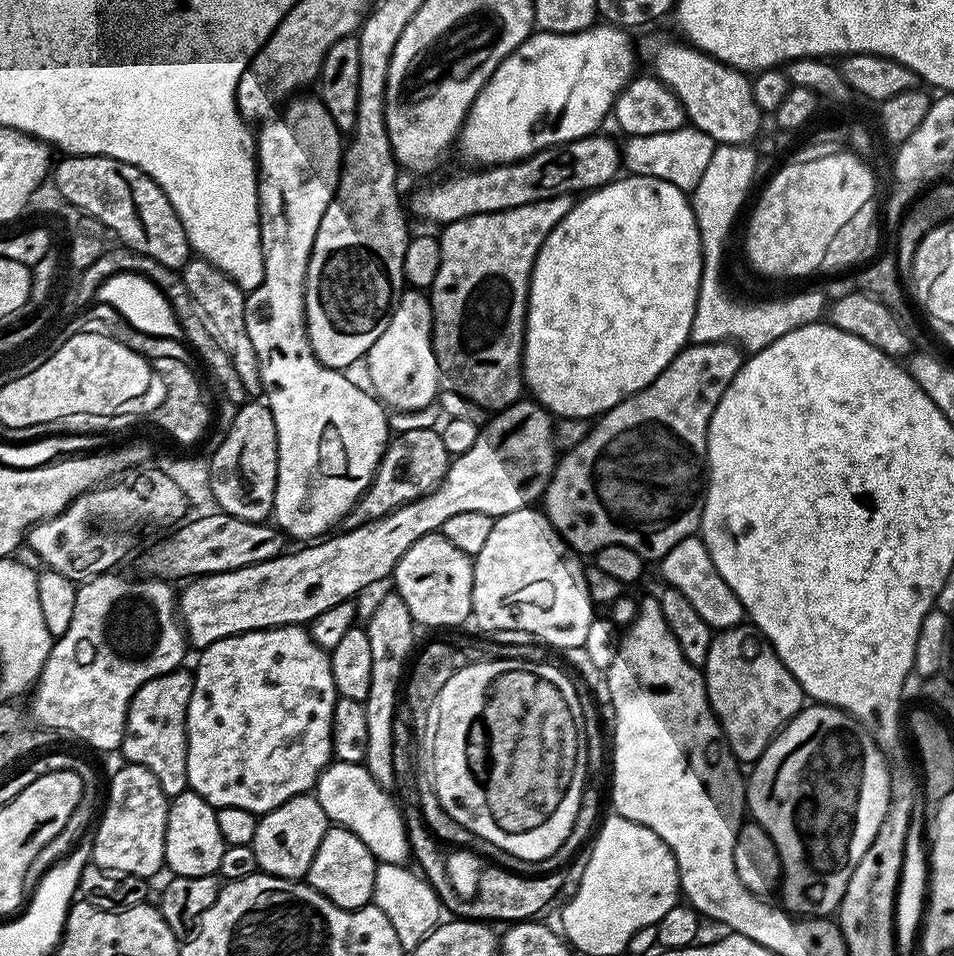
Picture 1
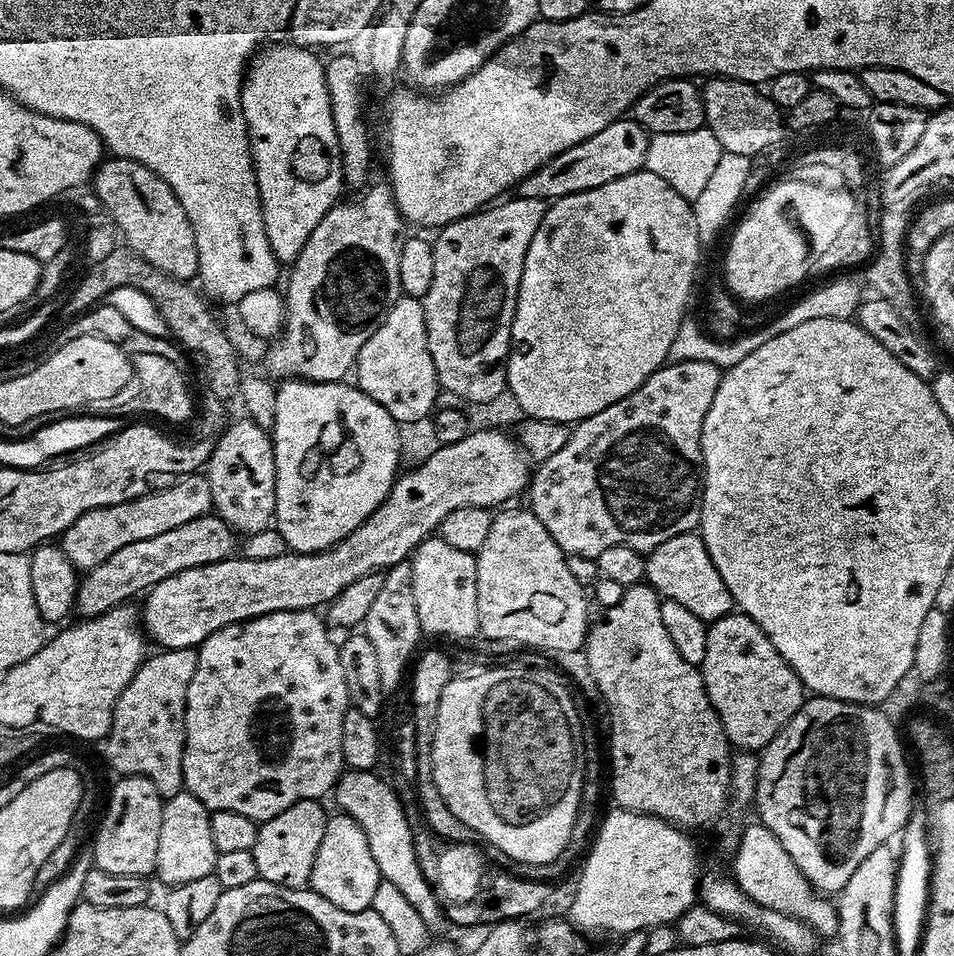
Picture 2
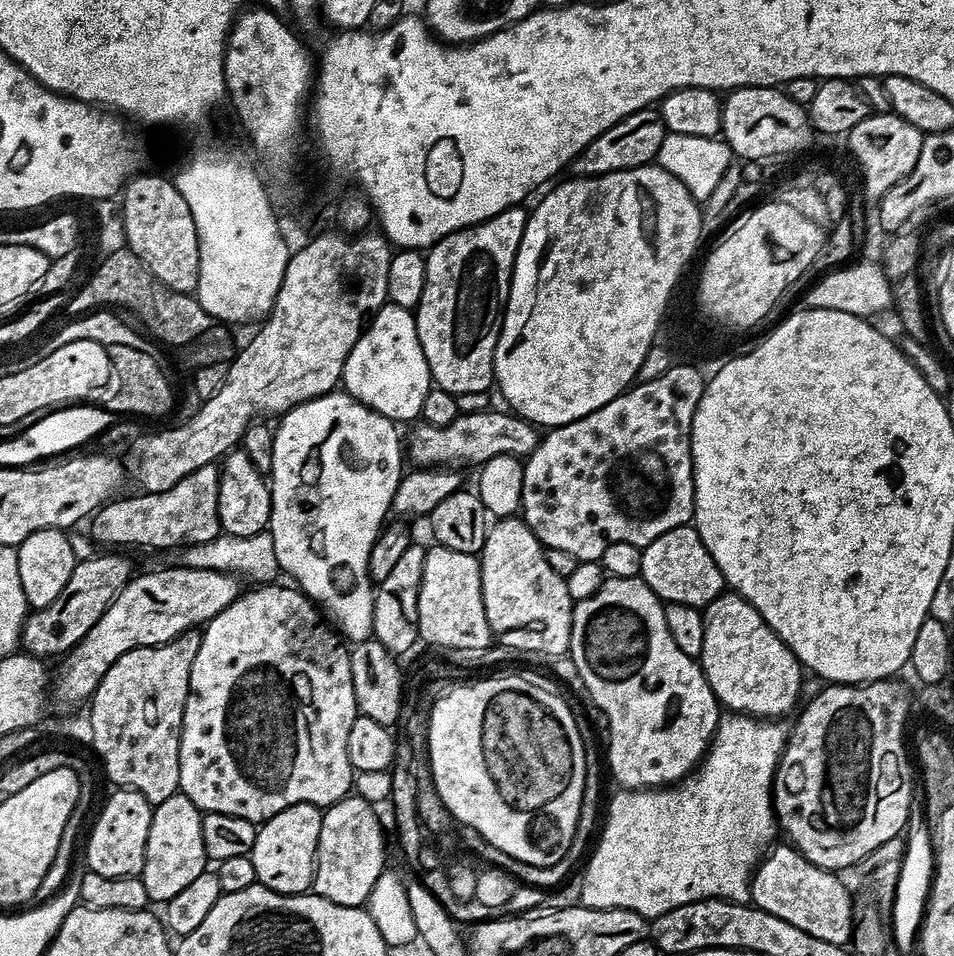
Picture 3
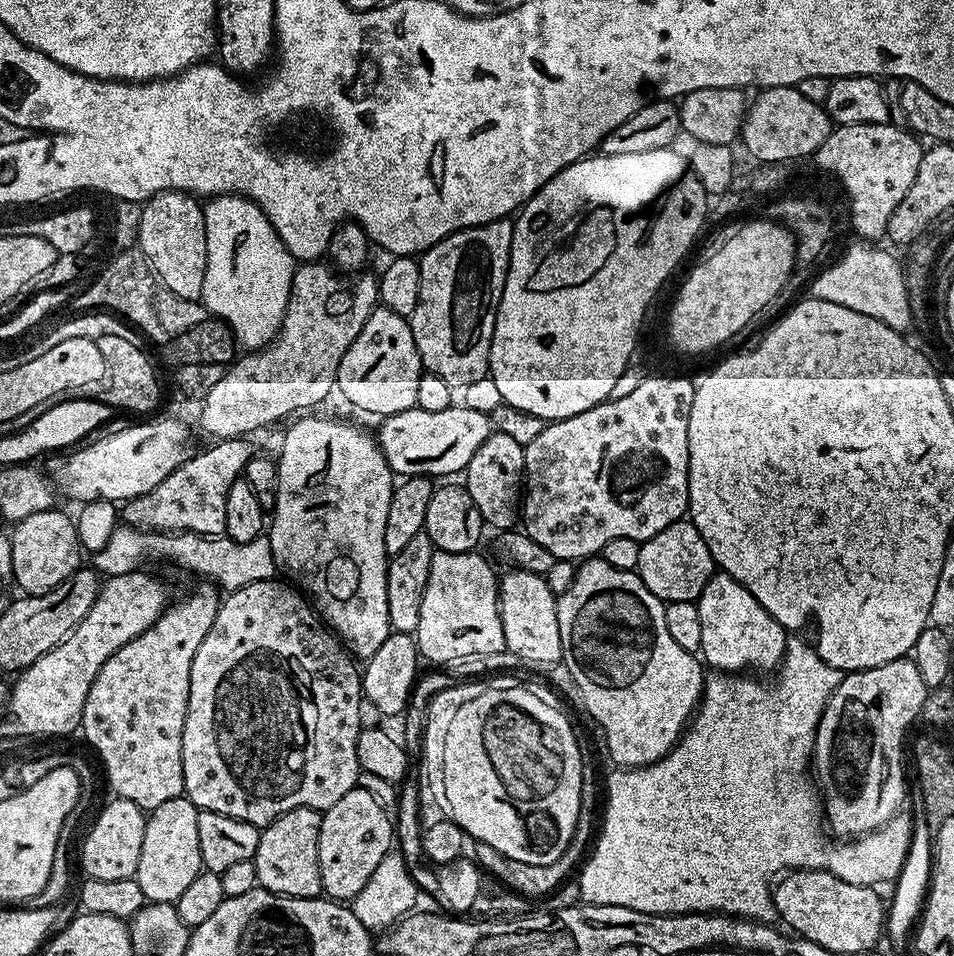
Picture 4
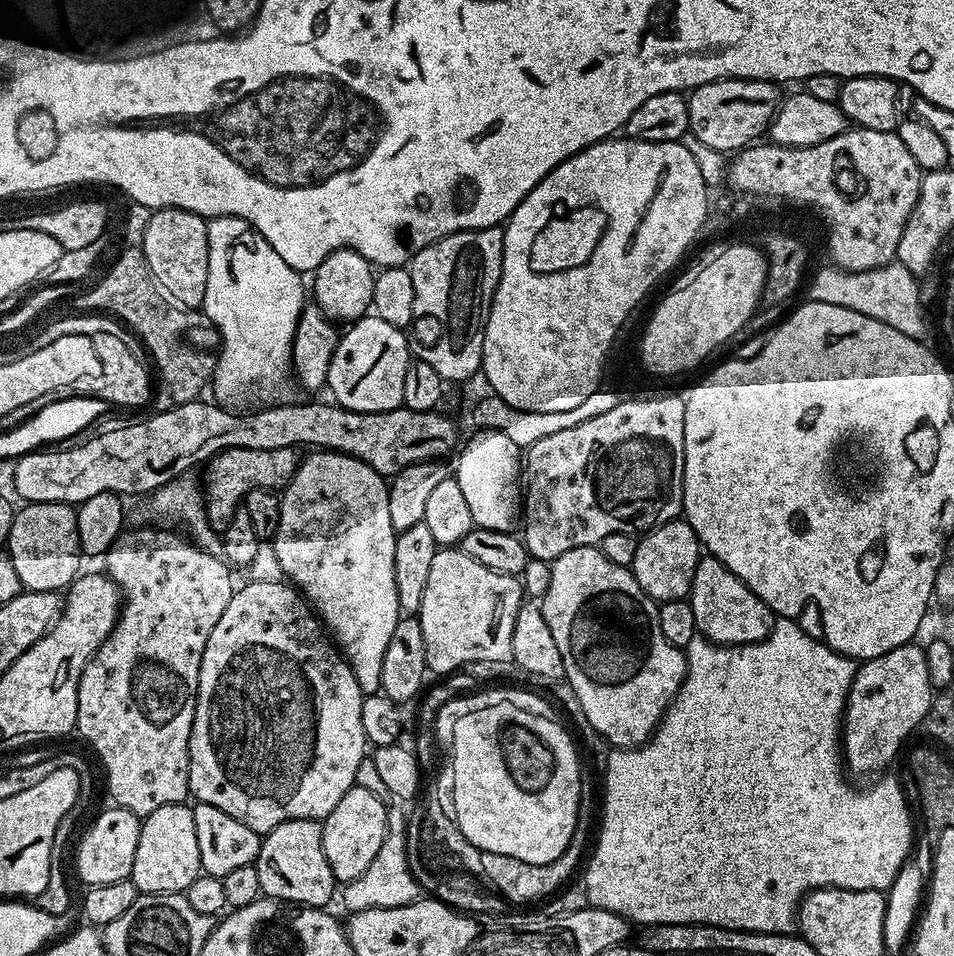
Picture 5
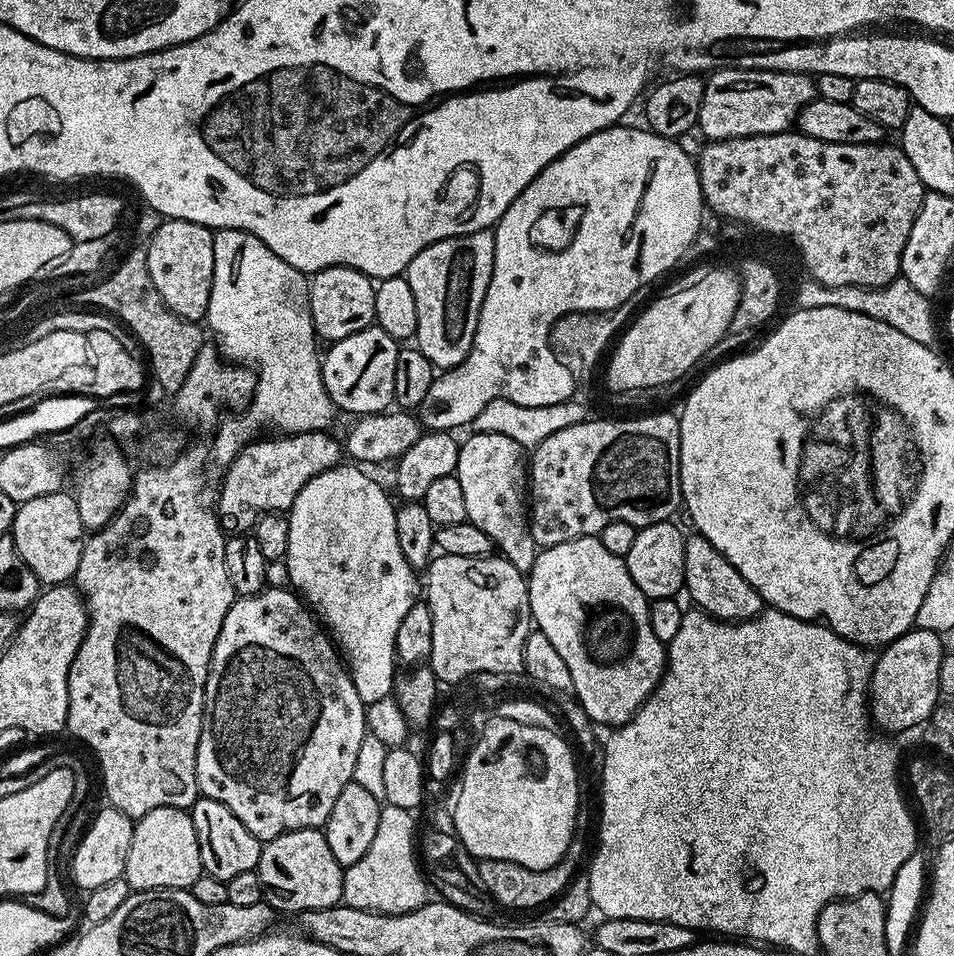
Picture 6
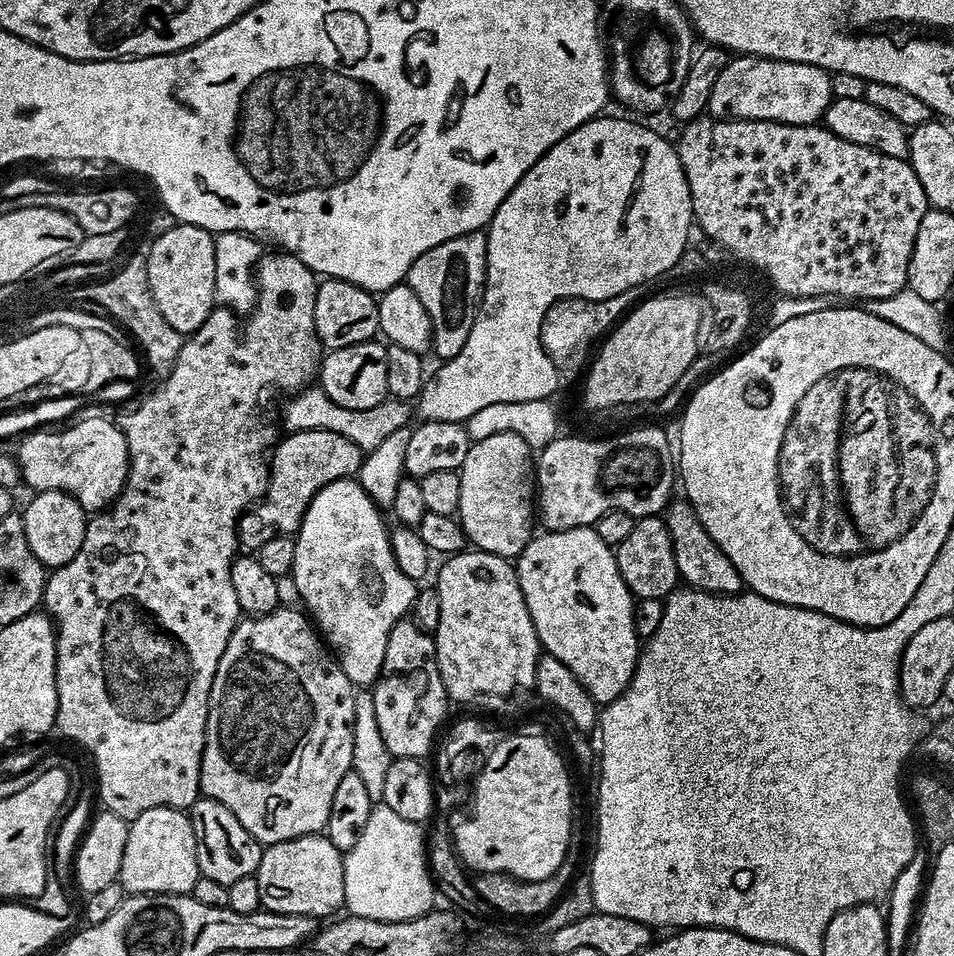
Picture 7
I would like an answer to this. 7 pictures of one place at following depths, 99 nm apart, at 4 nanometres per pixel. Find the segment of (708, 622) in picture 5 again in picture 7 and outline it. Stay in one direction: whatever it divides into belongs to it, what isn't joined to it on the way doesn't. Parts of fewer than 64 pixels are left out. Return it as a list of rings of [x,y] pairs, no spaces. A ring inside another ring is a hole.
[[[673,499],[666,509],[663,521],[670,530],[677,577],[687,587],[697,588],[703,592],[713,592],[716,596],[734,596],[741,591],[742,581],[738,570],[734,570],[734,562],[730,562],[730,558],[722,554],[718,542],[714,542],[714,538],[706,534],[706,526],[702,526],[698,514],[687,499]]]

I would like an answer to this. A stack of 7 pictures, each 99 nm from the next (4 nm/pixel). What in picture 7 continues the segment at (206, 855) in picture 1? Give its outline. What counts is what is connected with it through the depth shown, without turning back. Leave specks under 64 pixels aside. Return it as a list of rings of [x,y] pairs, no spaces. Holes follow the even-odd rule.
[[[151,808],[146,810],[146,814],[138,814],[138,818],[129,823],[126,850],[122,854],[122,866],[118,877],[125,893],[169,892],[182,896],[191,893],[194,882],[199,876],[194,826],[192,817],[187,811],[178,808]]]

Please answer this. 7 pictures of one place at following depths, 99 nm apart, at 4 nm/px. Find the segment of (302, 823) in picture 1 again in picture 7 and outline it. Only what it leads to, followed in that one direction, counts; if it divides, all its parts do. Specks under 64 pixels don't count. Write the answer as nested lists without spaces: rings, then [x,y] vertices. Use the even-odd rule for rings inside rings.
[[[327,835],[299,836],[286,842],[267,845],[264,848],[255,877],[258,882],[260,907],[265,912],[306,914],[307,916],[323,918],[323,916],[328,915],[331,917],[336,914],[331,914],[331,912],[341,911],[344,908],[344,857],[336,849],[334,842],[328,840]]]

